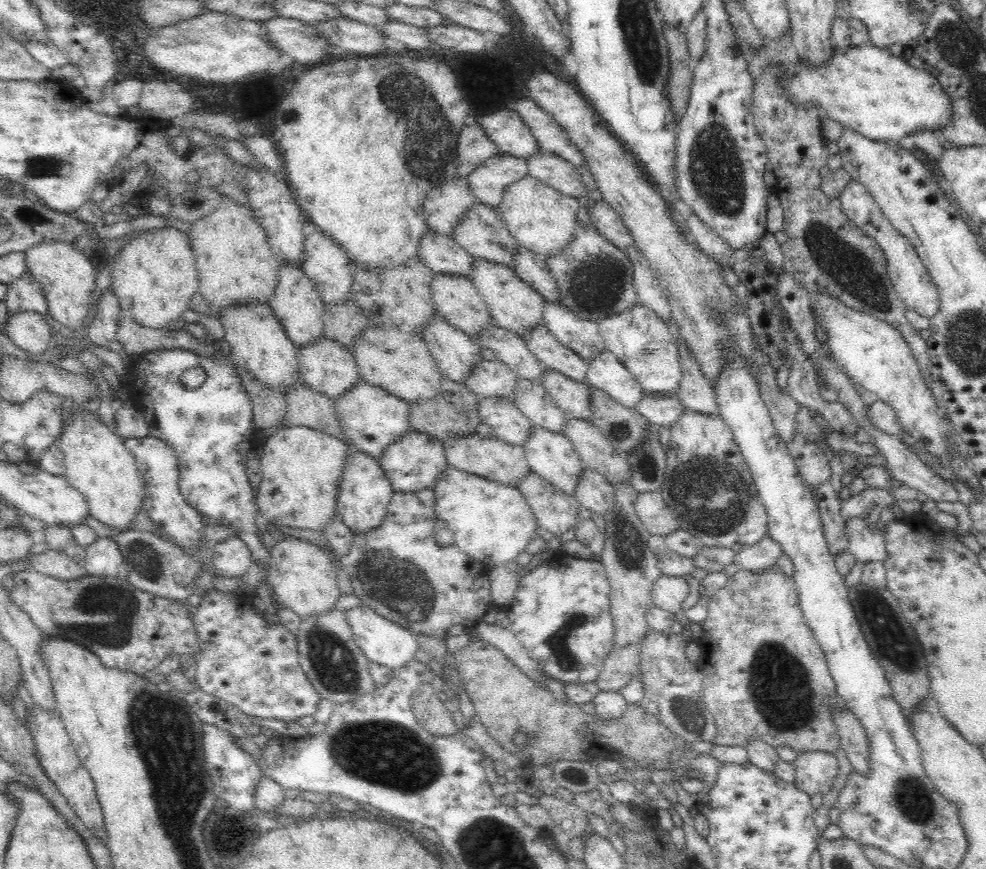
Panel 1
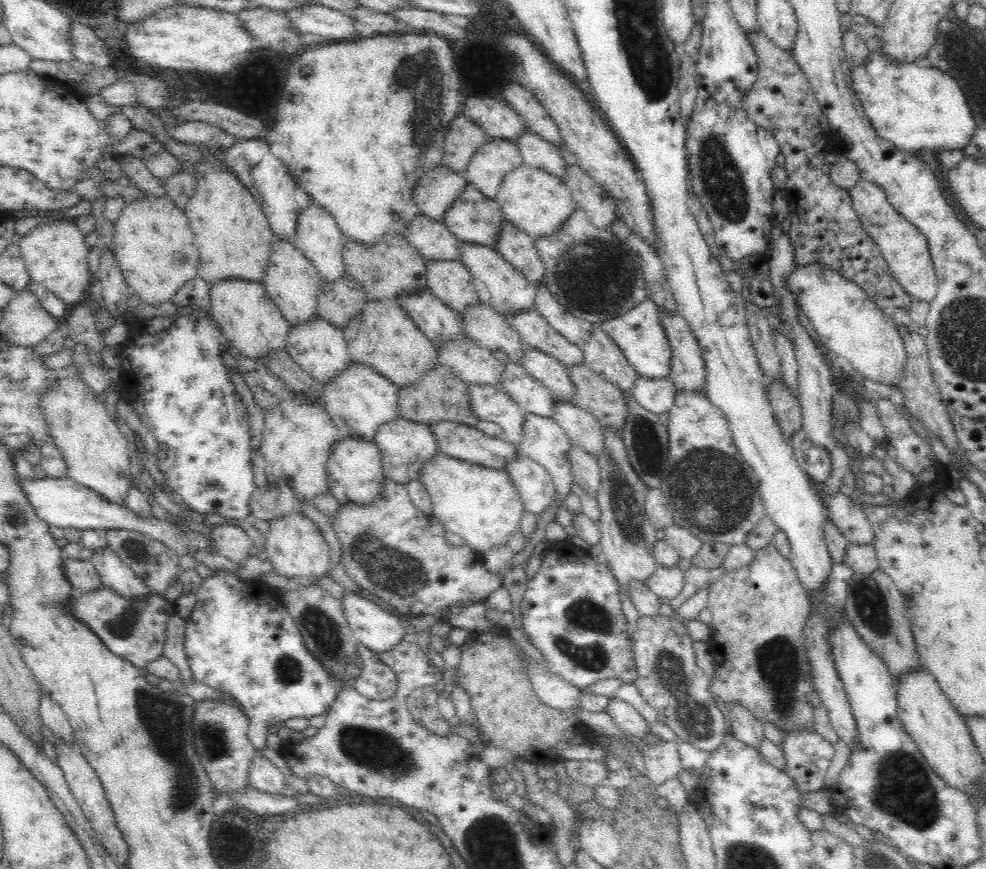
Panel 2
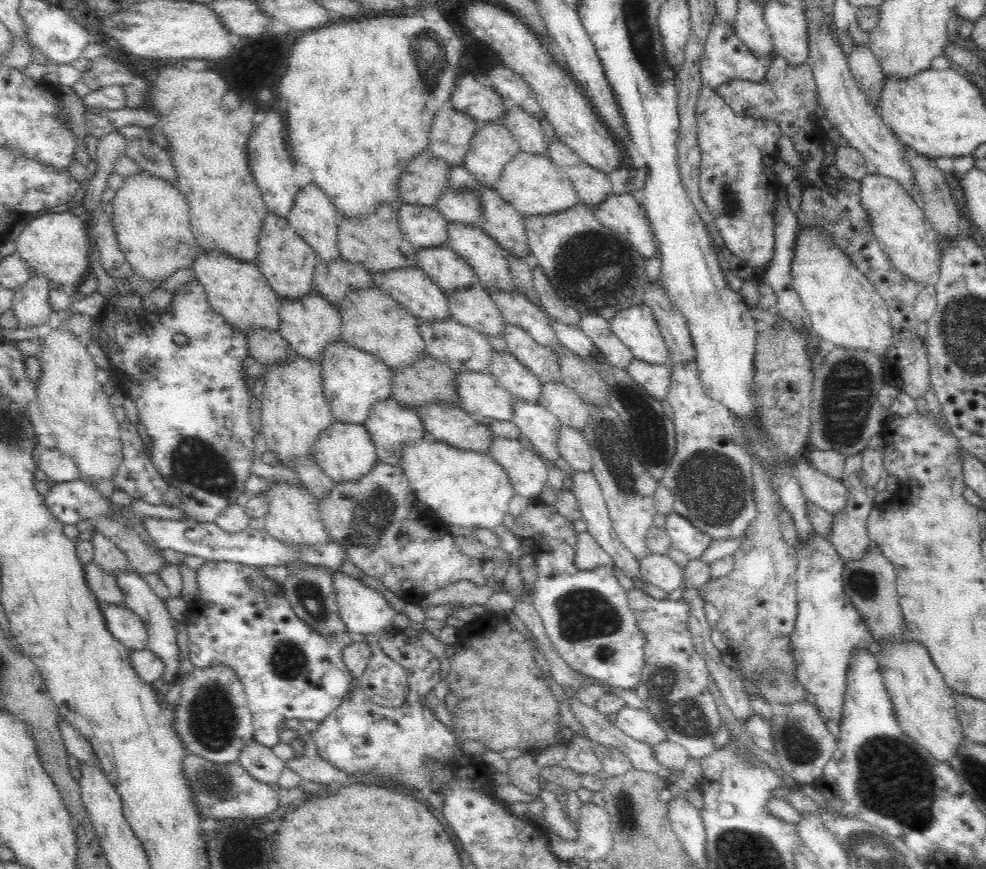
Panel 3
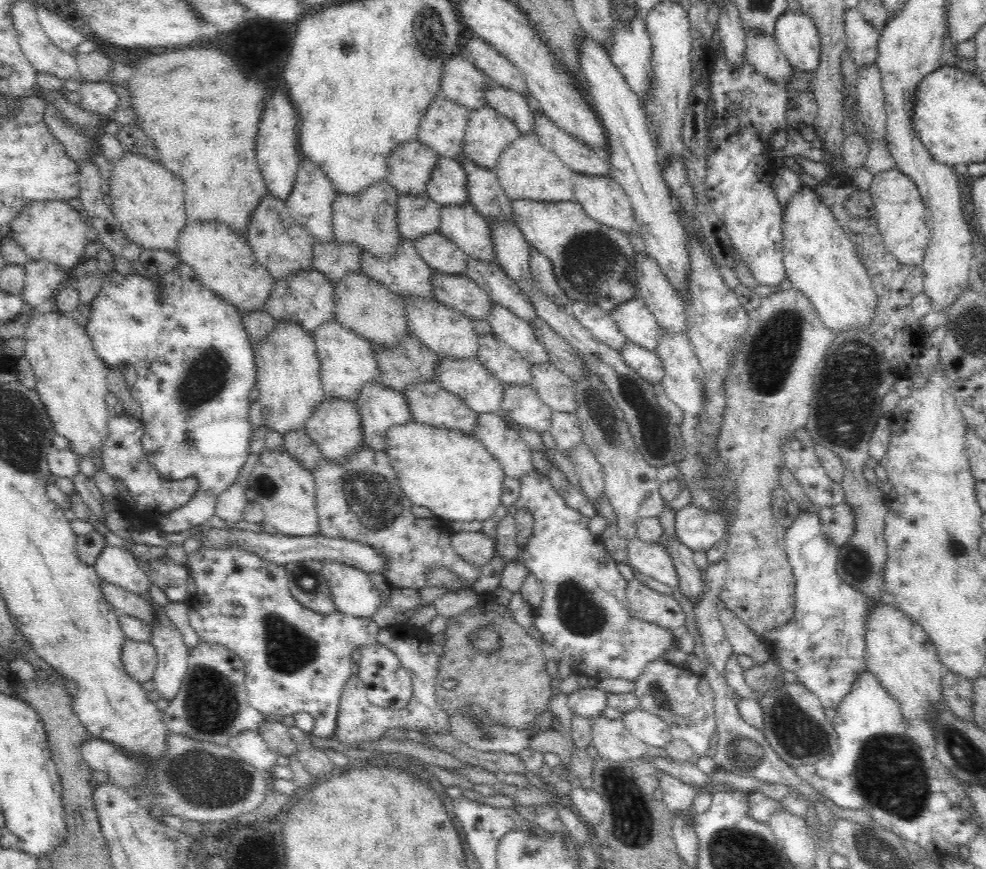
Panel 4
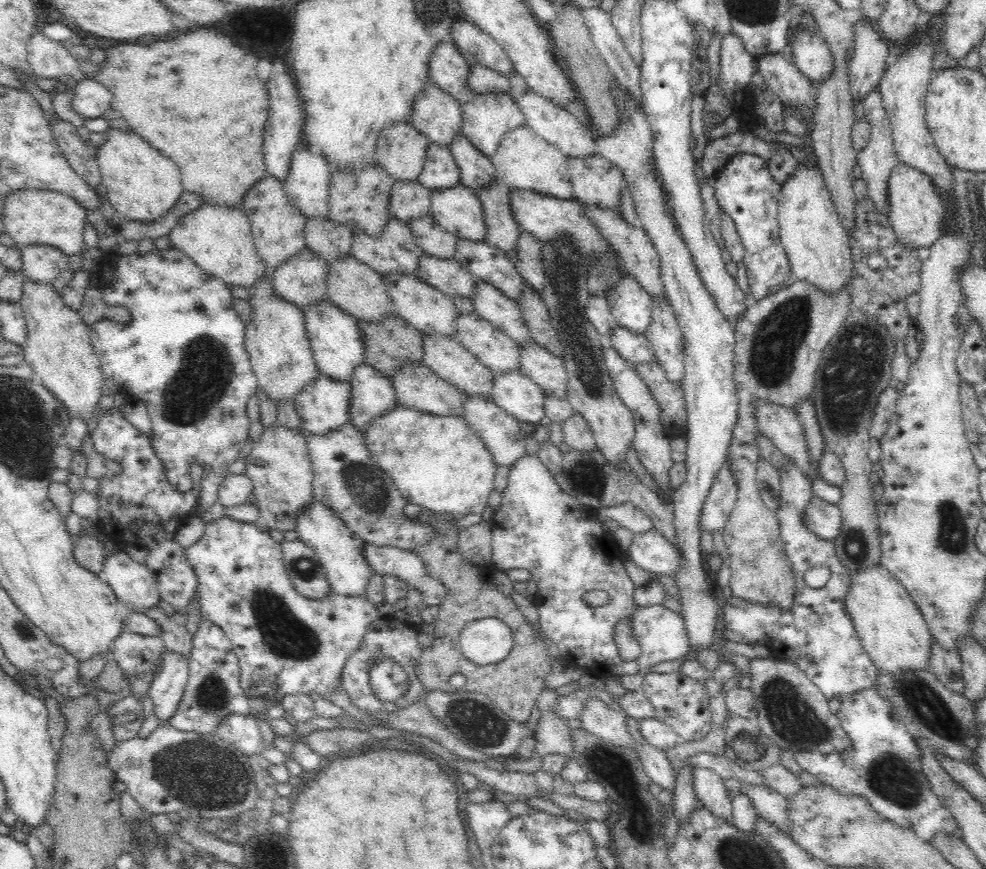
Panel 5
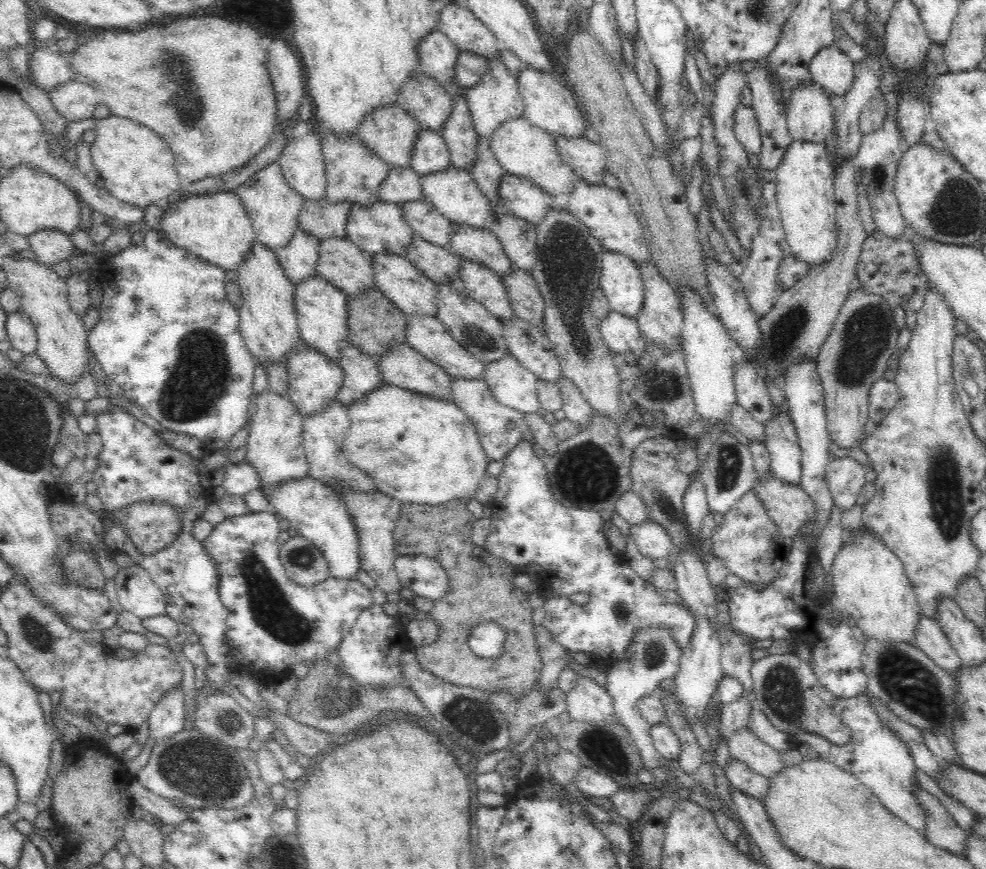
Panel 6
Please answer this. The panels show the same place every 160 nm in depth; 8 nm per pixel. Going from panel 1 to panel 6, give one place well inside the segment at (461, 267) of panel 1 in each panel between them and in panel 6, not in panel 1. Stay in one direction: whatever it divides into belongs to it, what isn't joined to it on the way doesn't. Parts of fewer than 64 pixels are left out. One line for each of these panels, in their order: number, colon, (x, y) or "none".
2: (432, 239)
3: (425, 227)
4: (419, 215)
5: (409, 200)
6: (403, 185)

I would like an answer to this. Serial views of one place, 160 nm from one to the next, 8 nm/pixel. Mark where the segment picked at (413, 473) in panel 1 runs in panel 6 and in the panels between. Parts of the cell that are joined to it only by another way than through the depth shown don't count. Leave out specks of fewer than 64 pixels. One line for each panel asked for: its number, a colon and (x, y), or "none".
2: (404, 446)
3: (391, 427)
4: (380, 407)
5: (372, 394)
6: (362, 375)

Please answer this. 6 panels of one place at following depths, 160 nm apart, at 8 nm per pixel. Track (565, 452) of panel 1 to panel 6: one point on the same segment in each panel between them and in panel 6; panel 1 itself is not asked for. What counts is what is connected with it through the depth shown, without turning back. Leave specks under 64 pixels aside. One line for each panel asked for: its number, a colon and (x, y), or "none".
2: (544, 441)
3: (542, 429)
4: (521, 404)
5: (518, 395)
6: (512, 385)

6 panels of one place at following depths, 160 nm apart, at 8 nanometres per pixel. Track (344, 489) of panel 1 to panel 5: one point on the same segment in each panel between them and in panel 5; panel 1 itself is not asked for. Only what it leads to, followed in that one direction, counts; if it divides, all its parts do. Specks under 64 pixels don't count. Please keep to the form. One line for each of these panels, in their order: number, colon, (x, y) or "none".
2: (355, 474)
3: (345, 452)
4: (335, 427)
5: (323, 406)

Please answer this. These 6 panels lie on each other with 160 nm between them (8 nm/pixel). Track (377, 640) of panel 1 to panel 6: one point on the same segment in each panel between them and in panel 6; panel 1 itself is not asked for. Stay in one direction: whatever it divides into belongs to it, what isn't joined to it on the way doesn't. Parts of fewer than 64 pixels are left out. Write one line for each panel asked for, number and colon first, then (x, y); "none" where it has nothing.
2: (376, 629)
3: (365, 611)
4: (354, 594)
5: (339, 551)
6: (318, 514)

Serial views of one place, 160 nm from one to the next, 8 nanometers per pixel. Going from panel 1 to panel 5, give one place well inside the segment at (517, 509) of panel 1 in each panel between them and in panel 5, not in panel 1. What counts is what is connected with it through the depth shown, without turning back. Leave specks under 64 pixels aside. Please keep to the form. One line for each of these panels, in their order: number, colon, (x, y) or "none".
2: (481, 505)
3: (468, 489)
4: (452, 473)
5: (438, 462)

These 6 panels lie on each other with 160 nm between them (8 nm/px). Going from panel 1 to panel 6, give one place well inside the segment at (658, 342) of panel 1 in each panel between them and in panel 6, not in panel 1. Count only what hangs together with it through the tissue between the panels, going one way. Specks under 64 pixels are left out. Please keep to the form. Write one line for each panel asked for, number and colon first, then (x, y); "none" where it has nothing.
2: (640, 335)
3: (636, 327)
4: (633, 318)
5: (630, 305)
6: (620, 280)

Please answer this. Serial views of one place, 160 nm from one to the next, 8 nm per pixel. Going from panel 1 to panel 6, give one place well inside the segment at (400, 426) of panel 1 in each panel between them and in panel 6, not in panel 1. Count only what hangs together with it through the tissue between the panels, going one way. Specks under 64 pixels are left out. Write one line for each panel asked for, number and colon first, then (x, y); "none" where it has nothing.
2: (358, 400)
3: (353, 380)
4: (348, 361)
5: (338, 348)
6: (322, 311)

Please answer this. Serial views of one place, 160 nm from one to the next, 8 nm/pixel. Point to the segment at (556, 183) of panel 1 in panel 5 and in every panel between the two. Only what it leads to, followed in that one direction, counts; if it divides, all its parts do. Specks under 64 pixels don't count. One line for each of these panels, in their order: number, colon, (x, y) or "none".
2: (536, 152)
3: (526, 129)
4: (513, 106)
5: (482, 80)

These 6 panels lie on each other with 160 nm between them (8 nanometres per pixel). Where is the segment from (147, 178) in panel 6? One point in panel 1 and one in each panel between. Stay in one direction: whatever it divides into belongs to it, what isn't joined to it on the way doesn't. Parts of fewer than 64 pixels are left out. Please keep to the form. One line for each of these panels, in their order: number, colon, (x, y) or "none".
1: (154, 277)
2: (153, 243)
3: (153, 229)
4: (148, 202)
5: (142, 184)

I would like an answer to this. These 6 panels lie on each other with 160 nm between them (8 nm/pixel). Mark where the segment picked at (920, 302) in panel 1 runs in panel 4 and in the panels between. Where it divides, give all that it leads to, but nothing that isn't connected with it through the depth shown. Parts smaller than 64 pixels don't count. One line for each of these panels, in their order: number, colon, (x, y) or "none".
2: (905, 250)
3: (907, 238)
4: (901, 220)

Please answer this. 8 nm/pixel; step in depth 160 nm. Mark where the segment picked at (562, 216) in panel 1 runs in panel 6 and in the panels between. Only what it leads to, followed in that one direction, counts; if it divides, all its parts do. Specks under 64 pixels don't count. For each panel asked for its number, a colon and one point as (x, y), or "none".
2: (537, 203)
3: (533, 185)
4: (526, 170)
5: (524, 161)
6: (522, 149)

